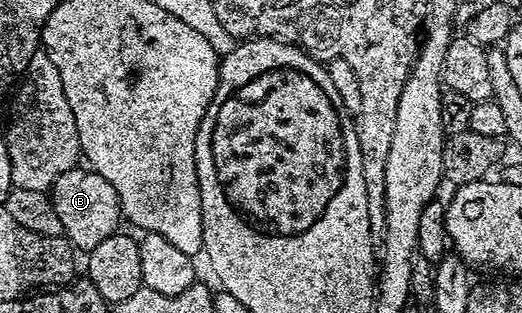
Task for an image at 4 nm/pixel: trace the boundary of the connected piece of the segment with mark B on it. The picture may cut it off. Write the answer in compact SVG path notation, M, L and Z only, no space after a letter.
M76 167L65 171L65 175L58 177L51 186L49 196L53 207L57 207L63 237L76 250L90 251L101 243L101 239L109 239L120 228L121 210L117 191L113 191L111 184L90 168Z

